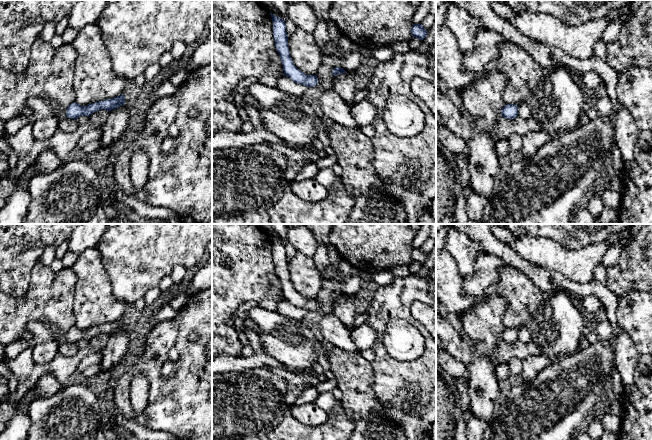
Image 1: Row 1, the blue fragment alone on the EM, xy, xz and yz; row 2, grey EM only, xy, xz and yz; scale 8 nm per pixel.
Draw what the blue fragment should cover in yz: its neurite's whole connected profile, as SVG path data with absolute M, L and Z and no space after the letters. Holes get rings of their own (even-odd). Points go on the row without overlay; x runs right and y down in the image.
M507 328L501 334L501 340L507 343L518 341L518 329Z

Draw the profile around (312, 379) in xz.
M293 370L292 372L299 376L304 377L311 386L317 386L320 383L317 375L315 375L311 371Z

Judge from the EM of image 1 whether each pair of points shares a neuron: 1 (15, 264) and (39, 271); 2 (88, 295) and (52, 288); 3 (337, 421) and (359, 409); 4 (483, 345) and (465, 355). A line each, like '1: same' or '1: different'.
1: different
2: different
3: different
4: different

